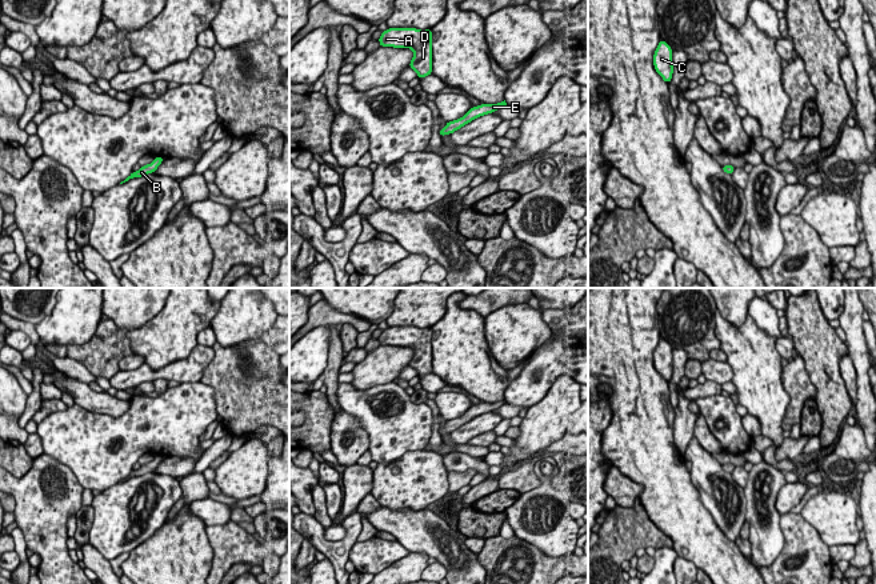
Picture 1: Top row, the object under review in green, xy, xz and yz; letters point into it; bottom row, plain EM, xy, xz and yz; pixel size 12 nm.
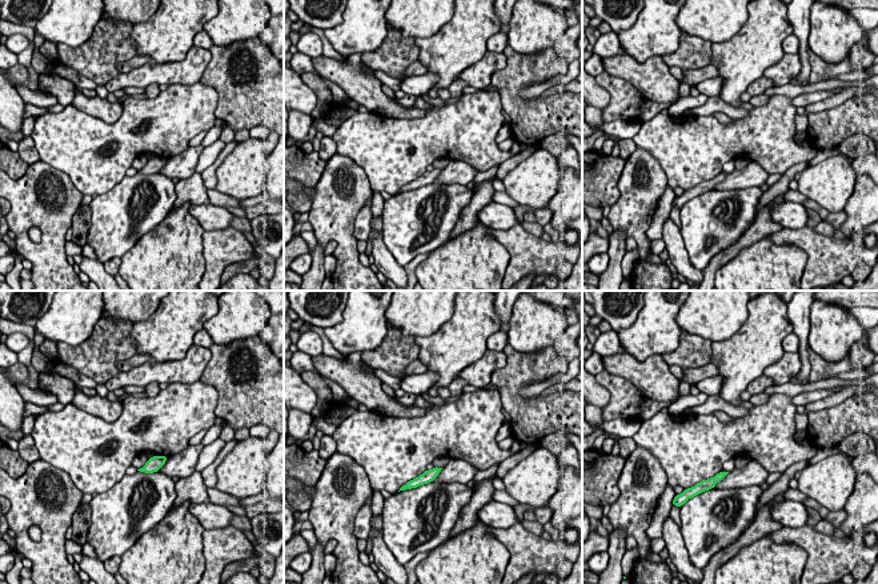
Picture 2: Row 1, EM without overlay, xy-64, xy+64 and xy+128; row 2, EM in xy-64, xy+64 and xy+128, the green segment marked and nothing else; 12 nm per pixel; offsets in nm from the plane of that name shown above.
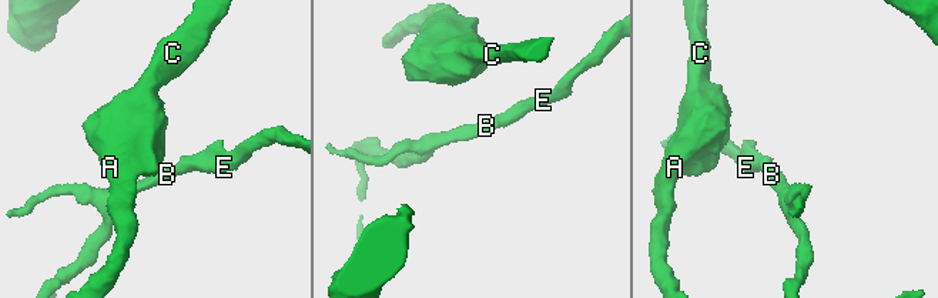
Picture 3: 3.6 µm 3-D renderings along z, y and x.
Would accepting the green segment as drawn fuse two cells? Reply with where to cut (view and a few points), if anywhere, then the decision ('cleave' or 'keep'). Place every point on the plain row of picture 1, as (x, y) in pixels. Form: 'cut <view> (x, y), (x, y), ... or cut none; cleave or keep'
cut none; keep

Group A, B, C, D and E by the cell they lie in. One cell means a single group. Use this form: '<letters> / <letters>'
A B C D E

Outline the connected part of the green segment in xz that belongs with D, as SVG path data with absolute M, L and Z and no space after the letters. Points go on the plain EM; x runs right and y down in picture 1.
M388 327L379 336L380 345L409 347L413 357L409 367L423 377L432 373L432 329L416 327Z

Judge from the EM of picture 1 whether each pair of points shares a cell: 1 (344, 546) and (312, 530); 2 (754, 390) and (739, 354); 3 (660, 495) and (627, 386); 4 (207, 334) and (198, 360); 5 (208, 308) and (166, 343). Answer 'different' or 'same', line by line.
1: same
2: same
3: same
4: different
5: same

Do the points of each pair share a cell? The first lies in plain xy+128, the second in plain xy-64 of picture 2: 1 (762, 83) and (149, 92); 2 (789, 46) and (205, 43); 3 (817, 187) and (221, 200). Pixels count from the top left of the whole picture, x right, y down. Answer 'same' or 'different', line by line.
1: same
2: same
3: different

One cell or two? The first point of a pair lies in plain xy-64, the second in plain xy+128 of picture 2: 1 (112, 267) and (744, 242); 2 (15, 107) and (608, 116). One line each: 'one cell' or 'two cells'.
1: one cell
2: two cells

